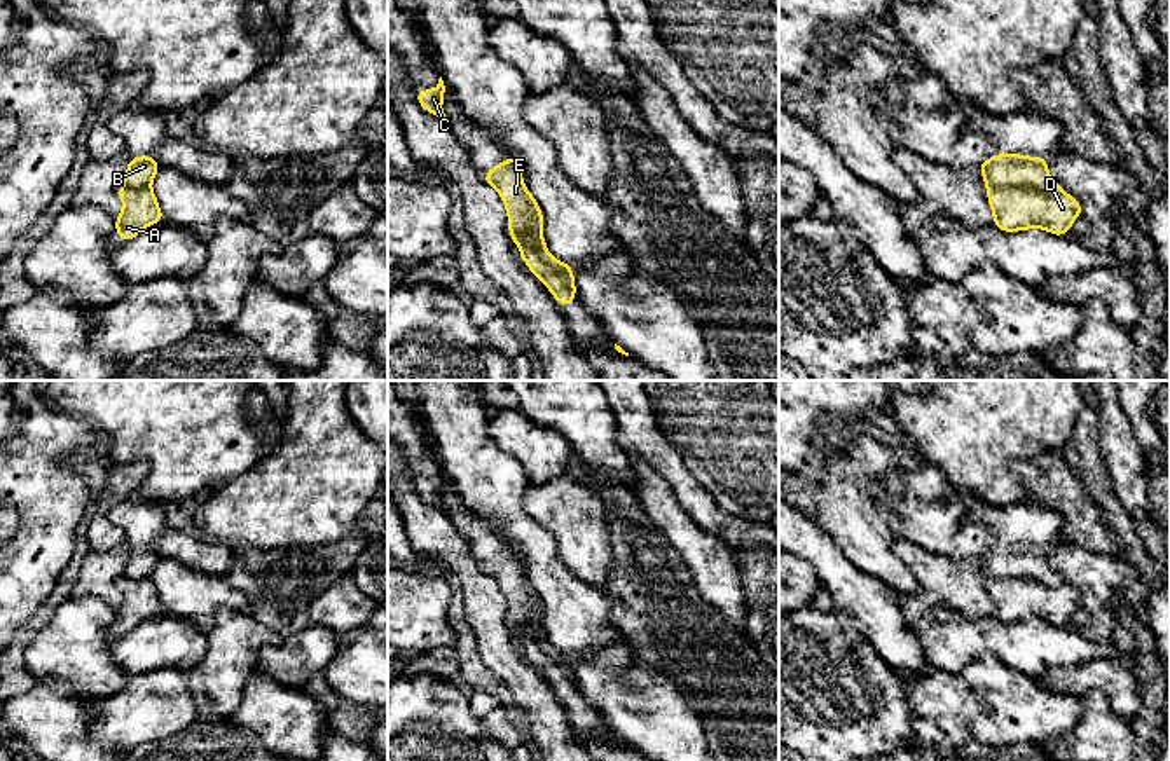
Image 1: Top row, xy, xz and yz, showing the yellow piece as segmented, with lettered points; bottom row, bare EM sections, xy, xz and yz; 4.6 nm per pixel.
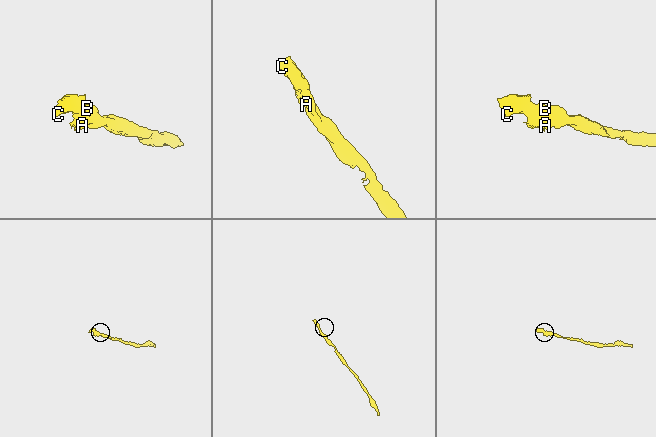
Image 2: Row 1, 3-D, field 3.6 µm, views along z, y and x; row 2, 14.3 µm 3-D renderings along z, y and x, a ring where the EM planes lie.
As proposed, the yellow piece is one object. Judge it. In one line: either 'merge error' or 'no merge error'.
merge error

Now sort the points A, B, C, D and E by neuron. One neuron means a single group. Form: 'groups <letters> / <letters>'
groups A D E / B C

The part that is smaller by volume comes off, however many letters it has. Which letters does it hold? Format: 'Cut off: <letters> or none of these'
Cut off: B, C

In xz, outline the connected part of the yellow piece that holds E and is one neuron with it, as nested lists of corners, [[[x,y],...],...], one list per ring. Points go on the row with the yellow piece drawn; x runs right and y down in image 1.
[[[503,161],[482,176],[503,199],[508,213],[508,232],[515,244],[520,248],[522,237],[529,236],[531,246],[540,251],[541,258],[562,278],[573,295],[576,295],[573,265],[550,257],[541,230],[543,213],[533,194],[524,187],[522,176],[515,171],[513,164]]]

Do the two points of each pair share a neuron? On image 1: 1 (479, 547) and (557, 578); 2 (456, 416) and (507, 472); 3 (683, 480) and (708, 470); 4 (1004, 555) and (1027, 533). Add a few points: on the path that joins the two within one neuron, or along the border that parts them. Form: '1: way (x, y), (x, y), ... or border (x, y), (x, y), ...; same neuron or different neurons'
1: border (479, 515), (507, 547); different neurons
2: way (461, 431), (491, 461); same neuron
3: border (680, 452), (687, 468), (722, 507); different neurons
4: way (1010, 550), (1022, 538); same neuron

